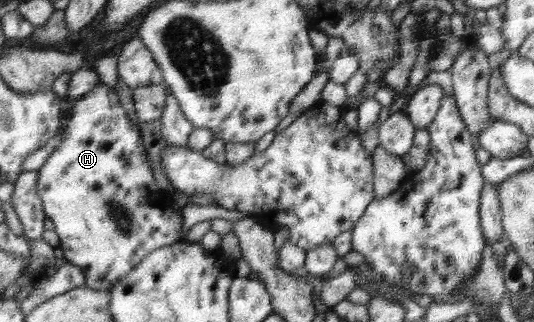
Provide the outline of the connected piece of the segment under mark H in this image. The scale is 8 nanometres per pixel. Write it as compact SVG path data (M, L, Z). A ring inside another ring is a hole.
M99 83L99 85L95 85L92 88L90 93L83 95L82 99L67 103L67 105L70 107L71 114L68 121L66 121L67 126L63 127L60 131L62 138L58 142L58 148L56 148L54 153L46 160L46 163L38 170L37 194L42 200L42 209L45 217L48 217L54 223L54 231L56 231L59 237L59 254L68 263L81 266L85 272L85 285L90 289L109 291L124 276L128 276L145 259L145 256L148 256L155 249L164 247L165 245L176 244L182 239L181 229L183 216L176 213L174 209L152 209L152 207L160 207L162 193L158 193L158 185L156 185L154 175L152 175L152 169L150 169L150 159L144 150L139 125L136 125L133 119L129 117L128 111L121 104L120 97L116 91L110 89L105 83Z

